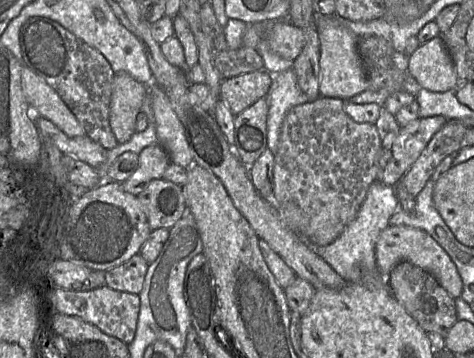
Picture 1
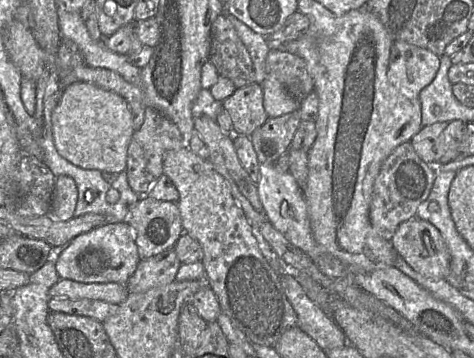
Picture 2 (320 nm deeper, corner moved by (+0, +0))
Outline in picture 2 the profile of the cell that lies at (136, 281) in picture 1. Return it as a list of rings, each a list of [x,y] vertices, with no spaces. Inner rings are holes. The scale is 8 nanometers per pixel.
[[[174,248],[140,260],[135,272],[125,284],[129,293],[141,293],[175,281],[181,266]]]

